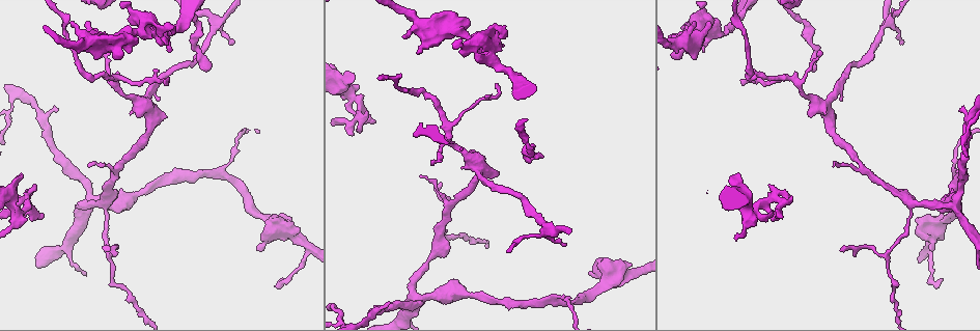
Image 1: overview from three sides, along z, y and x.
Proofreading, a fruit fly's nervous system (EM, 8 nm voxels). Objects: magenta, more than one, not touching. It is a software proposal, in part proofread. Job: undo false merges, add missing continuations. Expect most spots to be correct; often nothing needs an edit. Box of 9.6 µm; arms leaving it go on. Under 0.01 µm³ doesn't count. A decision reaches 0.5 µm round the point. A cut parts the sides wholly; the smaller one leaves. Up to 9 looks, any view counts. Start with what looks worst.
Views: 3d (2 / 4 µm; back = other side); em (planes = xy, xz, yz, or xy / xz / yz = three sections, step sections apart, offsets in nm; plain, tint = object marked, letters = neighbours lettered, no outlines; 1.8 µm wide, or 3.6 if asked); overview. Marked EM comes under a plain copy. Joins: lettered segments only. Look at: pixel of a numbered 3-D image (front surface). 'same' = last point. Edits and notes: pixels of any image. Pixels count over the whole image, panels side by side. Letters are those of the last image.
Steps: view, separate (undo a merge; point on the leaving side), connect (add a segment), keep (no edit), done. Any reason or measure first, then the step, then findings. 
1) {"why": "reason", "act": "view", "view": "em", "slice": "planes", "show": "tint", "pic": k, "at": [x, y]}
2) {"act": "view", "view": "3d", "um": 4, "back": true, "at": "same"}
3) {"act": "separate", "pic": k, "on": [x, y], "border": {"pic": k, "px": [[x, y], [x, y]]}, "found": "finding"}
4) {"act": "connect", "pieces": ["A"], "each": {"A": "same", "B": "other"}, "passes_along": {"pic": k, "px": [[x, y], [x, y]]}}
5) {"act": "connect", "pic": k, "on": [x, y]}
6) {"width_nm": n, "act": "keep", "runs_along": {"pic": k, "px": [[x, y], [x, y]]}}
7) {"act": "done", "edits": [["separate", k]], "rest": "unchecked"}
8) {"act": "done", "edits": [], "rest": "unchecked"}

{"why": "an open end", "act": "view", "view": "em", "slice": "planes", "show": "letters", "pic": 1, "at": [738, 174]}

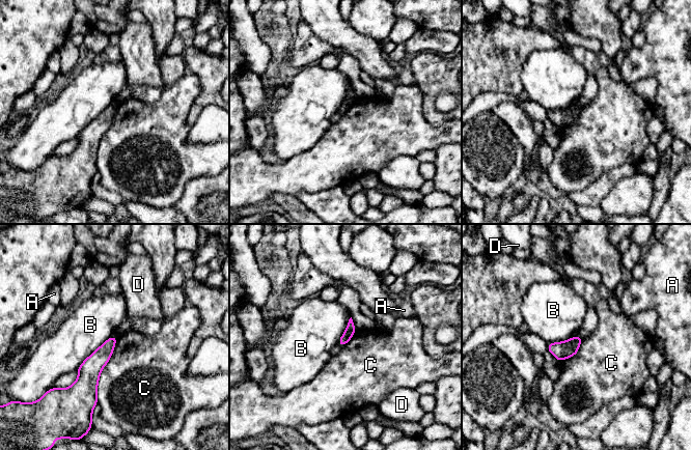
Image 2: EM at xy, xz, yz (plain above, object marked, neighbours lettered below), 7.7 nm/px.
{"longest_contact_nm": ["C", 460], "act": "keep", "each": {"A": "other", "B": "other", "C": "other", "D": "other"}, "border": {"pic": 2, "px": [[117, 336], [95, 391]]}, "found": "none of them fits"}

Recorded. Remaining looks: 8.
{"act": "view", "view": "em", "slice": "planes", "show": "tint", "pic": 1, "at": [699, 29]}

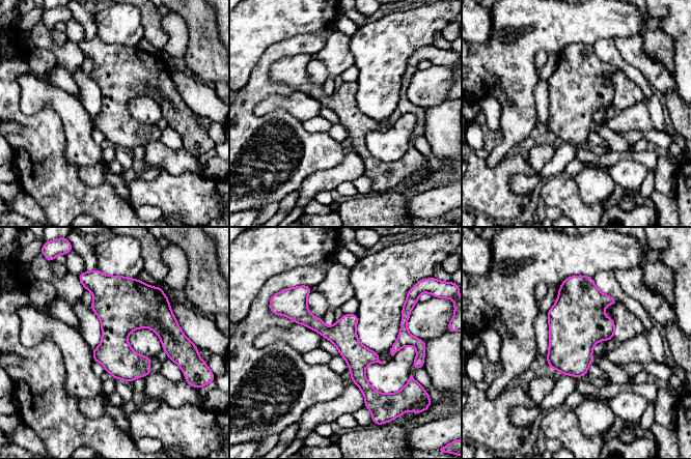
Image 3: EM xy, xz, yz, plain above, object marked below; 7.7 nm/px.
{"act": "view", "view": "em", "slice": "planes", "show": "letters", "at": "same"}

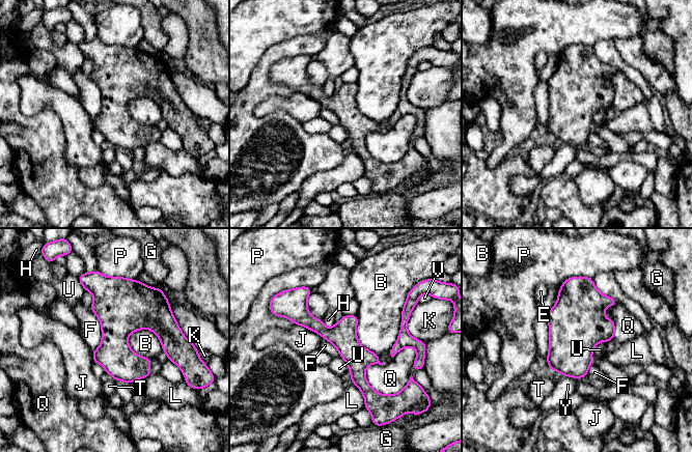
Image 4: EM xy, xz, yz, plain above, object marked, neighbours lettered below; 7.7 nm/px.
{"act": "keep", "each": {"B": "other", "E": "other", "F": "other", "G": "other", "H": "other", "J": "other", "K": "other", "L": "other", "P": "other", "Q": "other", "T": "other", "U": "other", "V": "other", "Y": "other"}, "found": "all the same neuron"}

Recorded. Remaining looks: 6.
{"why": "abrupt turn", "act": "view", "view": "em", "slice": "planes", "show": "letters", "pic": 1, "at": [886, 23]}

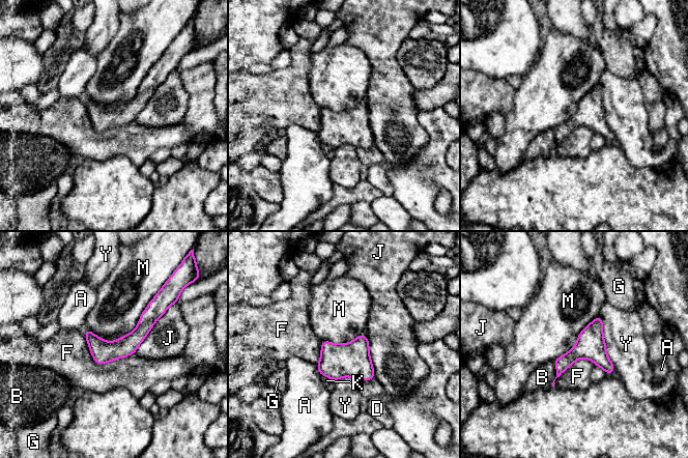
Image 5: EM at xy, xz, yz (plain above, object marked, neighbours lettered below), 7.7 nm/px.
{"act": "keep", "each": {"A": "other", "B": "other", "D": "other", "F": "other", "G": "other", "J": "other", "K": "other", "M": "other", "Y": "other"}, "runs_along": {"pic": 5, "px": [[160, 308], [124, 346], [96, 359]]}, "found": "all the same neuron"}

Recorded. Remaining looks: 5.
{"why": "abrupt turn", "act": "view", "view": "3d", "um": 4, "pic": 1, "at": [420, 91]}

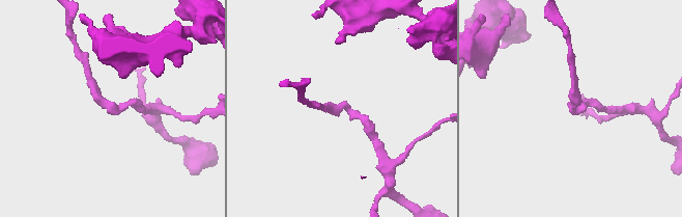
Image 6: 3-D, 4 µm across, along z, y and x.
{"why": "shape alone is not enough", "act": "view", "view": "em", "slice": "xy", "step": 4, "show": "letters", "pic": 6, "at": [107, 105]}

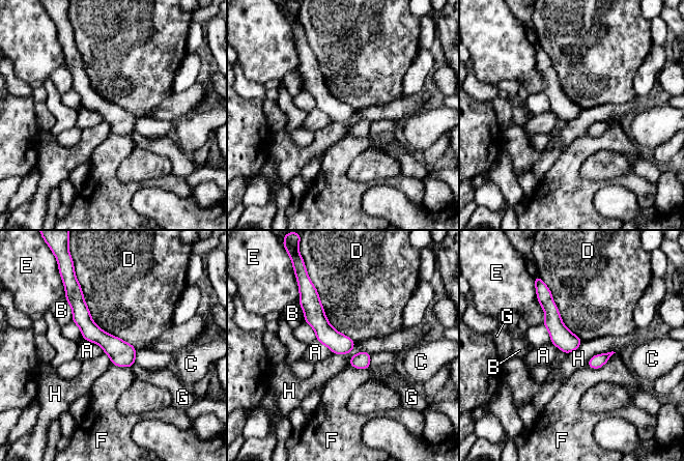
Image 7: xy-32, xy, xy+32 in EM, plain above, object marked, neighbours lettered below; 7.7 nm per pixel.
{"why": "another direction", "act": "view", "view": "em", "slice": "planes", "show": "letters", "at": "same"}

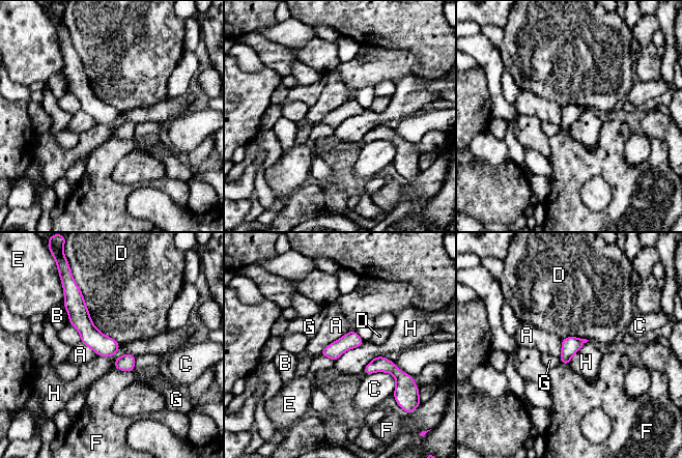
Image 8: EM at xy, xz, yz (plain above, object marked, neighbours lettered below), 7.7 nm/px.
{"act": "keep", "each": {"A": "other", "B": "other", "C": "other", "D": "other", "E": "other", "F": "other", "G": "other", "H": "other"}, "border": {"pic": 8, "px": [[364, 342], [346, 349], [334, 362]]}, "found": "one neuron here"}

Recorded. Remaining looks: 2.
{"act": "done", "edits": [], "rest": "unchecked"}

